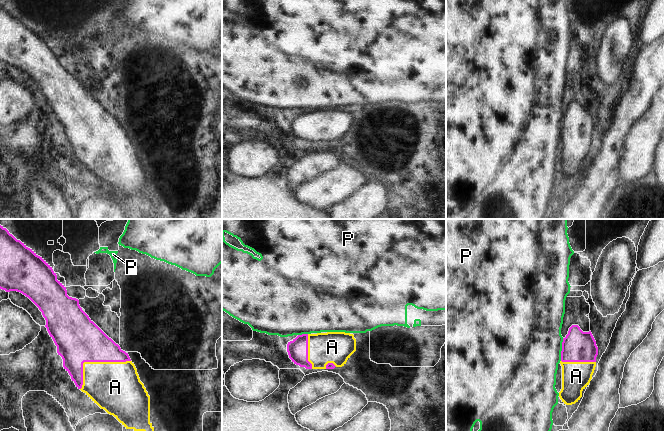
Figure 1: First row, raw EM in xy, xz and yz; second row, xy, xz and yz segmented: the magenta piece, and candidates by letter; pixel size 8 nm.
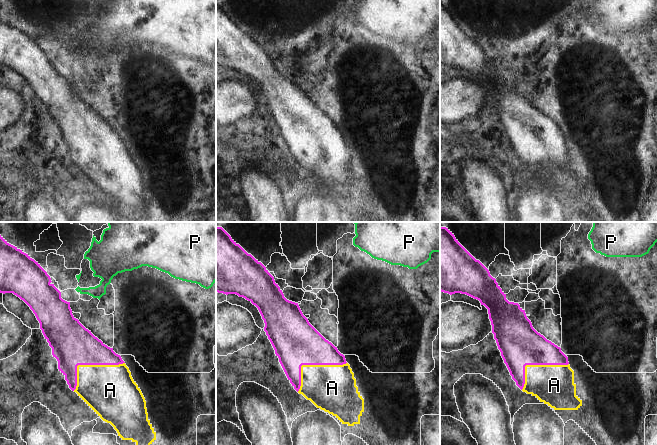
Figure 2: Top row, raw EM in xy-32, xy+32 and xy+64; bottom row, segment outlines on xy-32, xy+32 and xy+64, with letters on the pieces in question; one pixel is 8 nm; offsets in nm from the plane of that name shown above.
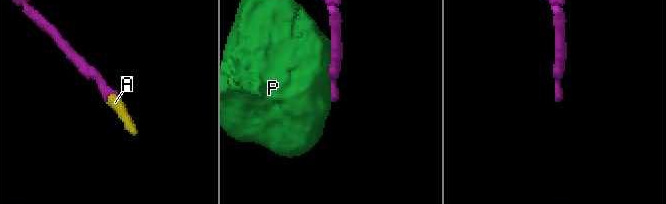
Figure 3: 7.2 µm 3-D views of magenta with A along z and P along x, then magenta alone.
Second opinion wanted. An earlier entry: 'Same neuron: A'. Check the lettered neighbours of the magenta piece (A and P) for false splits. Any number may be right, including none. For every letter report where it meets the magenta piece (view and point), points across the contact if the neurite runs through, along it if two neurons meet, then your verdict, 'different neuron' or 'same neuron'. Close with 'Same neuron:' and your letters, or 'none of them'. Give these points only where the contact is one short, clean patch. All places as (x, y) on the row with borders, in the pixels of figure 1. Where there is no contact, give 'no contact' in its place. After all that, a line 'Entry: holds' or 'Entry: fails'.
A: xy (93, 361) | across xy (78, 339), (84, 345), (93, 361), (111, 385) | same neuron
P: yz (562, 349) | different neuron
Same neuron: A
Entry: holds

